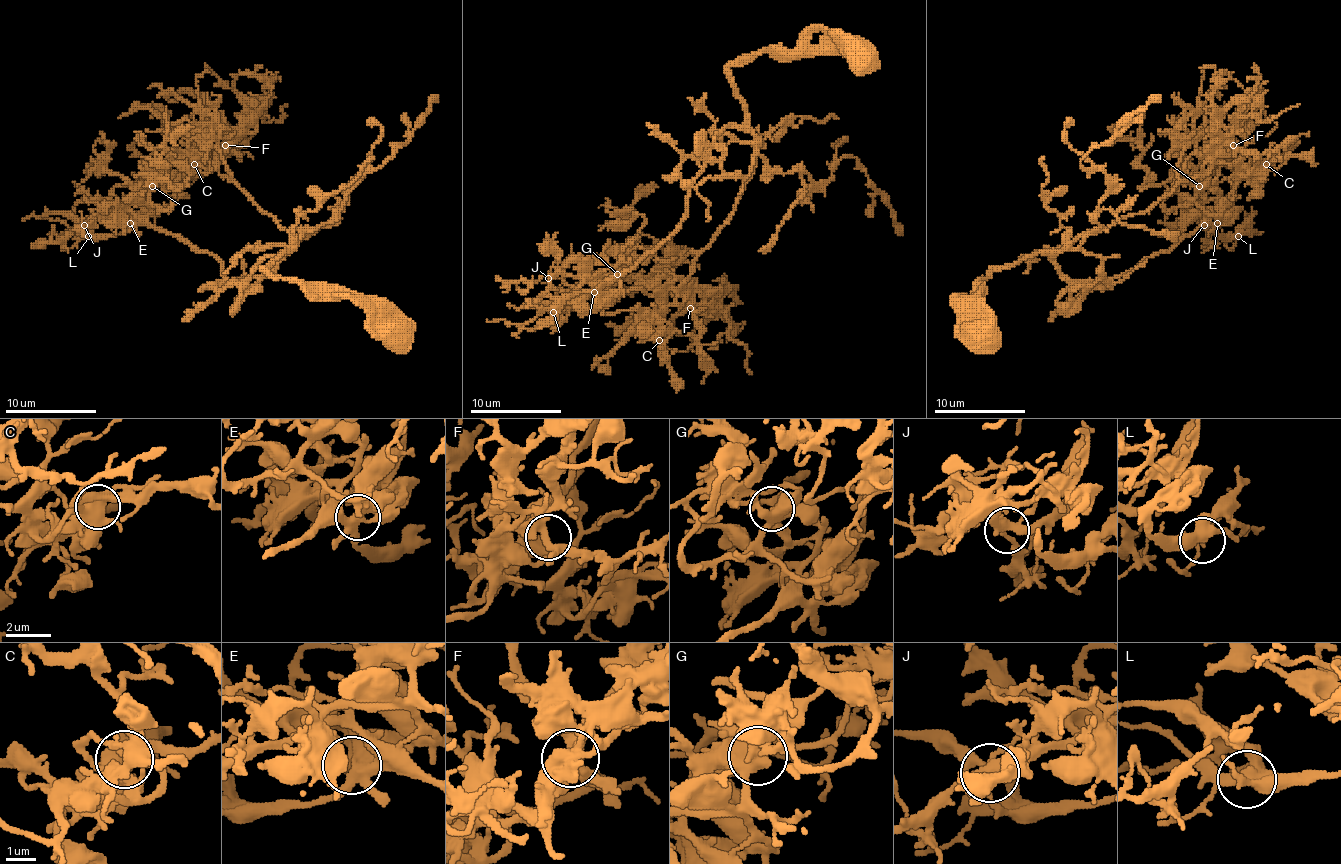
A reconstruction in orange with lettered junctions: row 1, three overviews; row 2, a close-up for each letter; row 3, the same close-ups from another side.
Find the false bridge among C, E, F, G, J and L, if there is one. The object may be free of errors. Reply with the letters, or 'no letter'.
no letter

